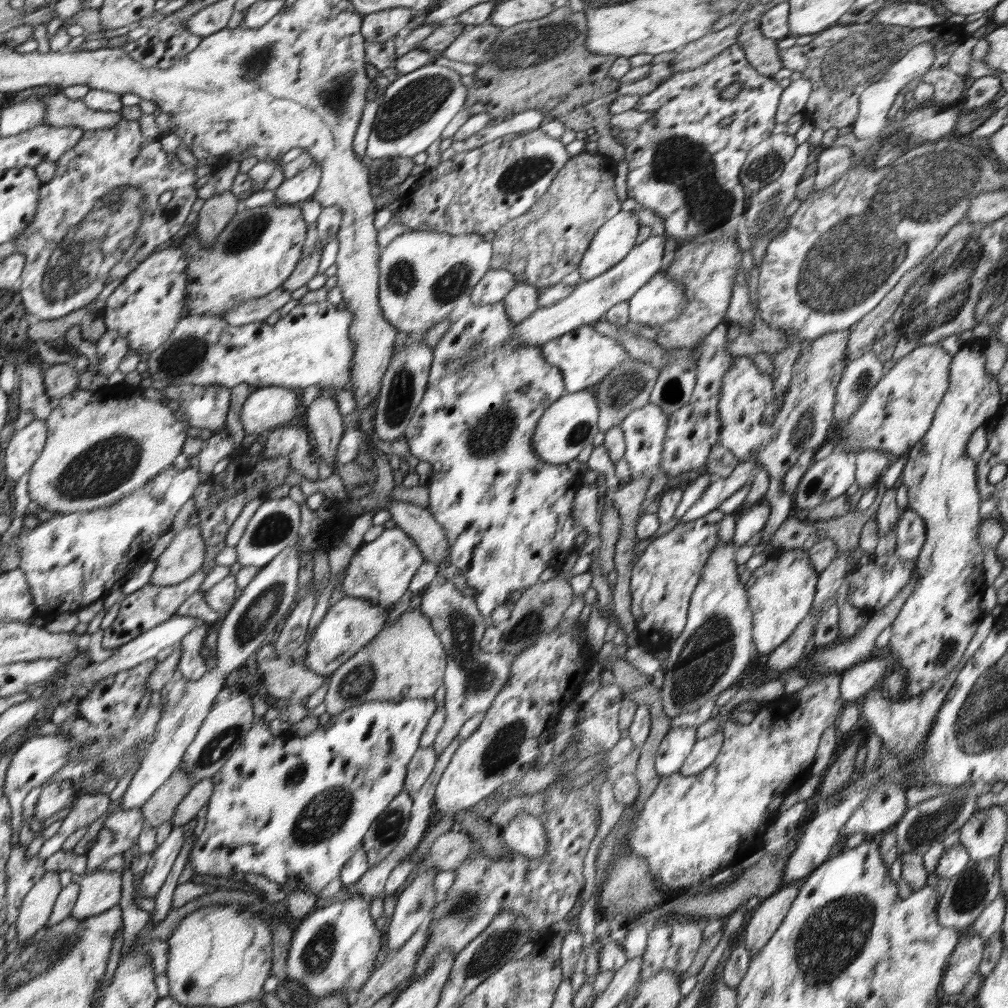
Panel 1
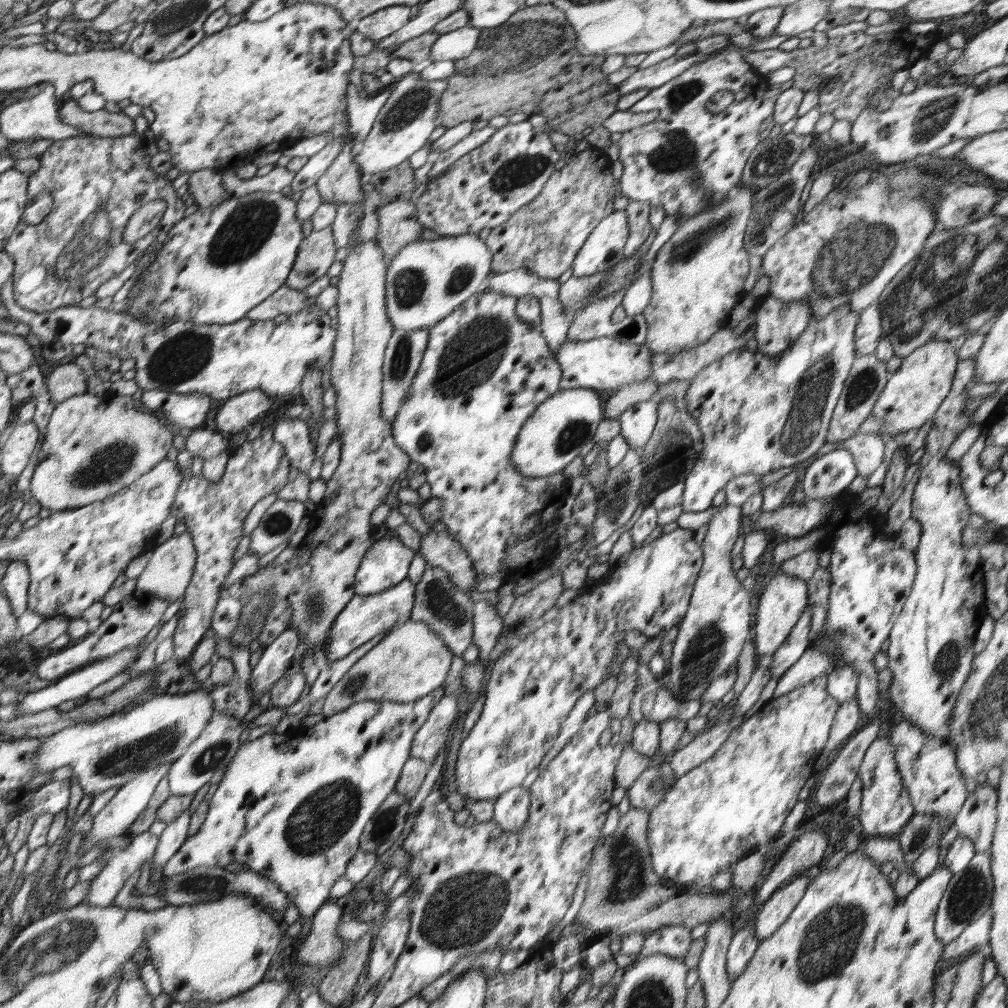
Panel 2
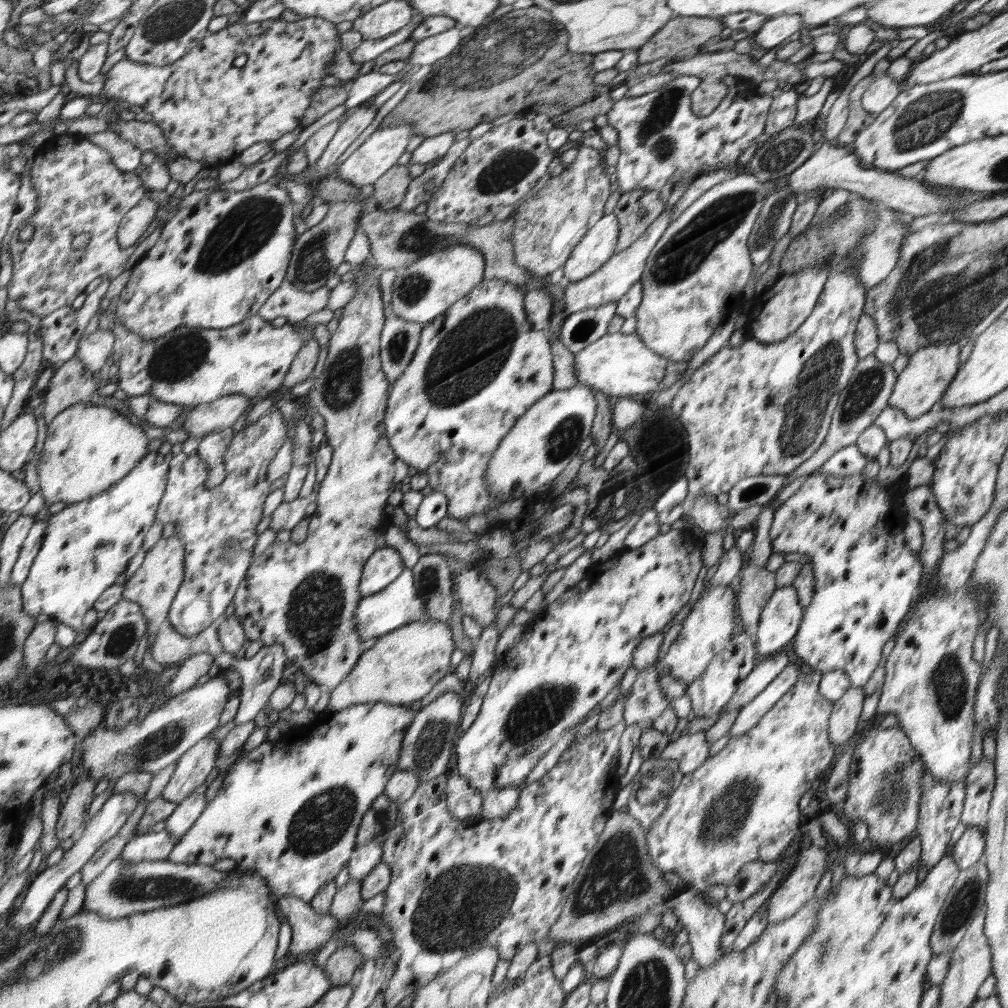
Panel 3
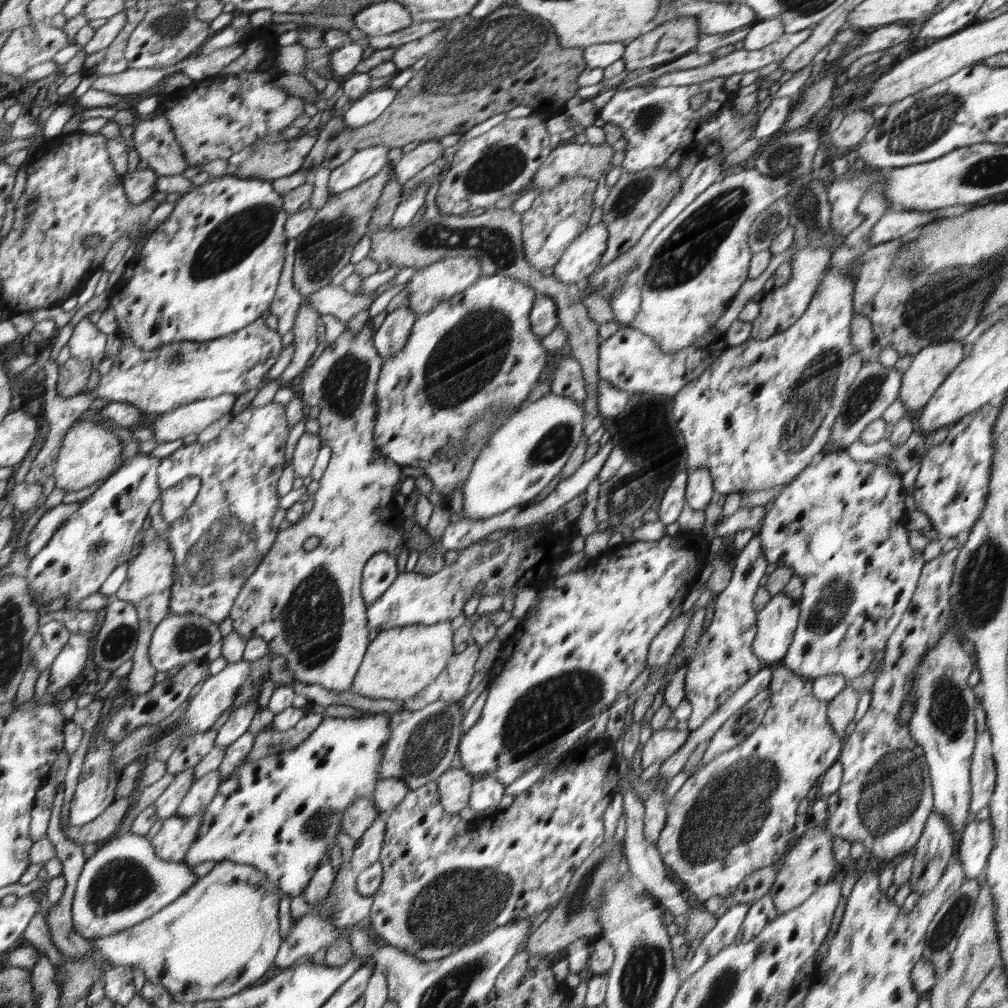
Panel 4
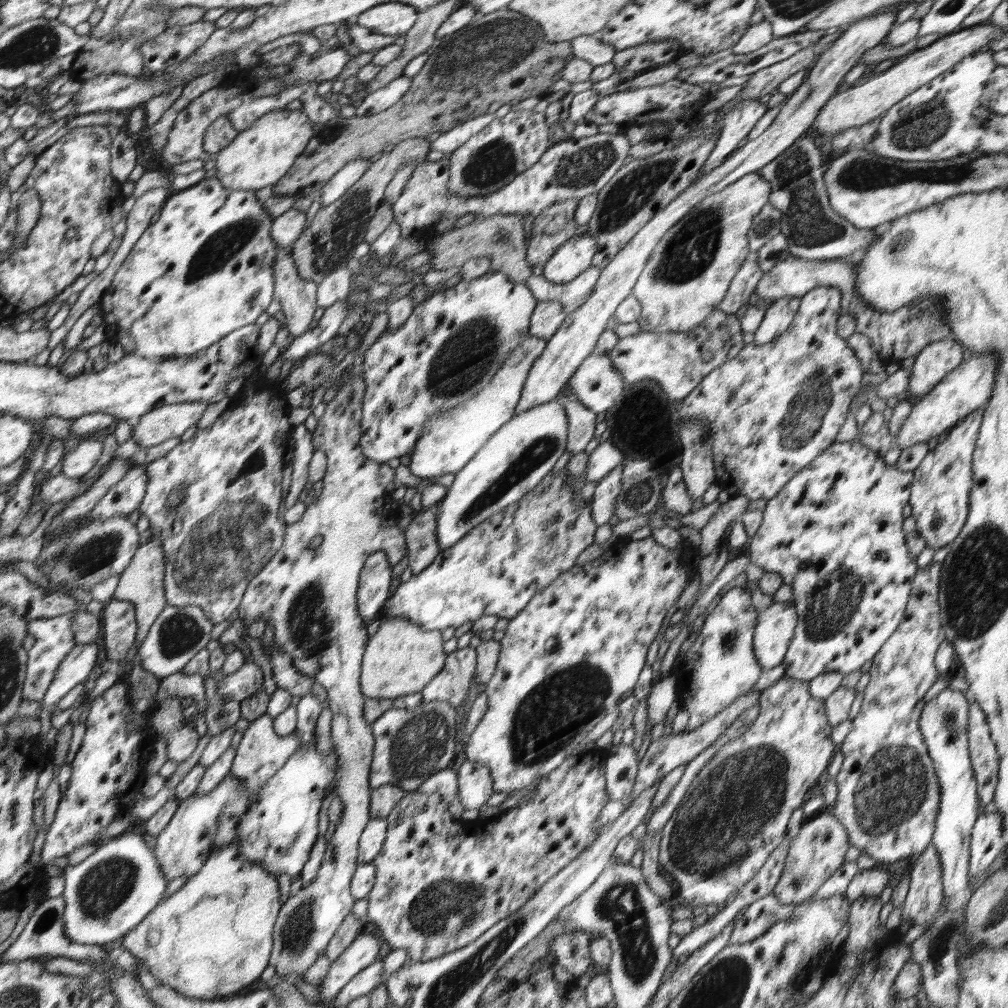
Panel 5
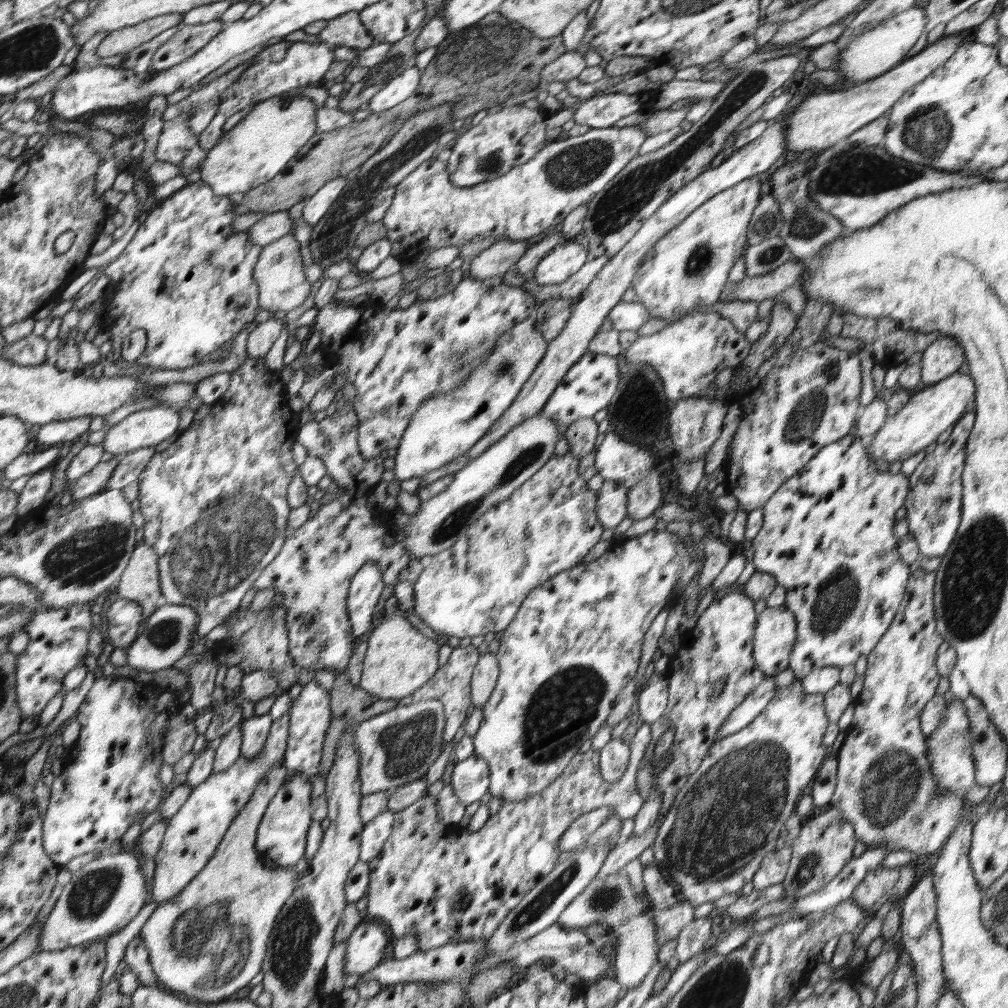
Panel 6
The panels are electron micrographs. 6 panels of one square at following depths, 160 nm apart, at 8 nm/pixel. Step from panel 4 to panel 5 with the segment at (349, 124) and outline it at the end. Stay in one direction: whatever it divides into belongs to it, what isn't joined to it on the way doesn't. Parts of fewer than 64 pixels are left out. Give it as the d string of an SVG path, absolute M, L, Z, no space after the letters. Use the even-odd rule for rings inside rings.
M400 76L392 80L388 85L376 90L364 98L362 104L356 109L356 117L373 115L392 105L396 105L408 93L410 89L411 80Z

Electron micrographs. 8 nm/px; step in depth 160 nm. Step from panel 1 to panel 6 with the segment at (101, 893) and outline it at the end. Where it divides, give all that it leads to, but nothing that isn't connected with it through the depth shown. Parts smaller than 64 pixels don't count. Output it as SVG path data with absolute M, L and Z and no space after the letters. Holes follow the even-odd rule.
M289 712L272 724L264 751L251 759L240 755L225 771L212 774L194 787L186 802L167 822L162 844L155 858L153 900L159 904L176 896L206 866L217 852L226 831L252 798L266 772L283 760L289 740Z

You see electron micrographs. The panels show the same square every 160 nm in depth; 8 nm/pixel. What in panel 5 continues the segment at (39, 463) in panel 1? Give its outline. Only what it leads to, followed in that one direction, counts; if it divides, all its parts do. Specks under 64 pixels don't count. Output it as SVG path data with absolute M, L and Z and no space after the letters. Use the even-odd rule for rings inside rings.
M98 437L82 440L72 451L64 450L61 472L70 478L80 478L94 468L102 454L102 442Z

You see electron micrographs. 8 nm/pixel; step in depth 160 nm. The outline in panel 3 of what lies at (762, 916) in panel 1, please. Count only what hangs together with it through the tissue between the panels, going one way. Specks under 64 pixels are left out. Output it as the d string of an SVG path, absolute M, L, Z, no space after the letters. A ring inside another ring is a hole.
M812 844L809 848L799 853L794 867L790 870L790 874L786 876L784 882L780 883L780 886L770 895L770 898L766 902L768 924L774 924L790 918L813 897L818 883L822 880L822 875L827 871L826 856L827 852L824 848Z

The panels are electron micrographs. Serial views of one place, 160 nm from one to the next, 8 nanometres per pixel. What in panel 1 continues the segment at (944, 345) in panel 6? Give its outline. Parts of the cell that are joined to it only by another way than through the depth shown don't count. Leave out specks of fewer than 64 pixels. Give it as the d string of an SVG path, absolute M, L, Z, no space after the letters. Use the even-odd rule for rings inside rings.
M939 343L925 344L909 352L865 396L847 422L834 425L830 438L840 438L836 449L856 454L862 449L903 455L926 434L936 409L949 387L952 357Z

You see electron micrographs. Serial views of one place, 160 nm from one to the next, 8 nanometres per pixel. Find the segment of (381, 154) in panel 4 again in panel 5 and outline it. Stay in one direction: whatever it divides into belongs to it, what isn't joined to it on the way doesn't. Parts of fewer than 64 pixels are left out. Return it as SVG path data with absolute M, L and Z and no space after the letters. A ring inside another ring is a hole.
M370 158L354 160L346 164L332 179L321 188L321 208L340 200L341 196L364 175L372 165Z

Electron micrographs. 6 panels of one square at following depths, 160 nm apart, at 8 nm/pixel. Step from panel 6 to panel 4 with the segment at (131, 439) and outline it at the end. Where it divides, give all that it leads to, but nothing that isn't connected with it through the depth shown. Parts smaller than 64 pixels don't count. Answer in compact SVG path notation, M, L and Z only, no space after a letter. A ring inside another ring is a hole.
M225 393L214 398L205 398L163 413L153 423L151 432L157 444L186 438L189 434L198 434L204 428L216 422L226 412L230 413L236 402L235 393Z

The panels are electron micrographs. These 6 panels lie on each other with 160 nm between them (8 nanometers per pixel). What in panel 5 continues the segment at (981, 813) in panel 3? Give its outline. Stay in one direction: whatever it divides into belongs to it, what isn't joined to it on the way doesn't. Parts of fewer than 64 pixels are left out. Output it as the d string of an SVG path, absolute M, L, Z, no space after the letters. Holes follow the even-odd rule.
M977 702L969 704L967 735L979 803L986 806L993 801L998 785L999 754L991 739L986 715Z

